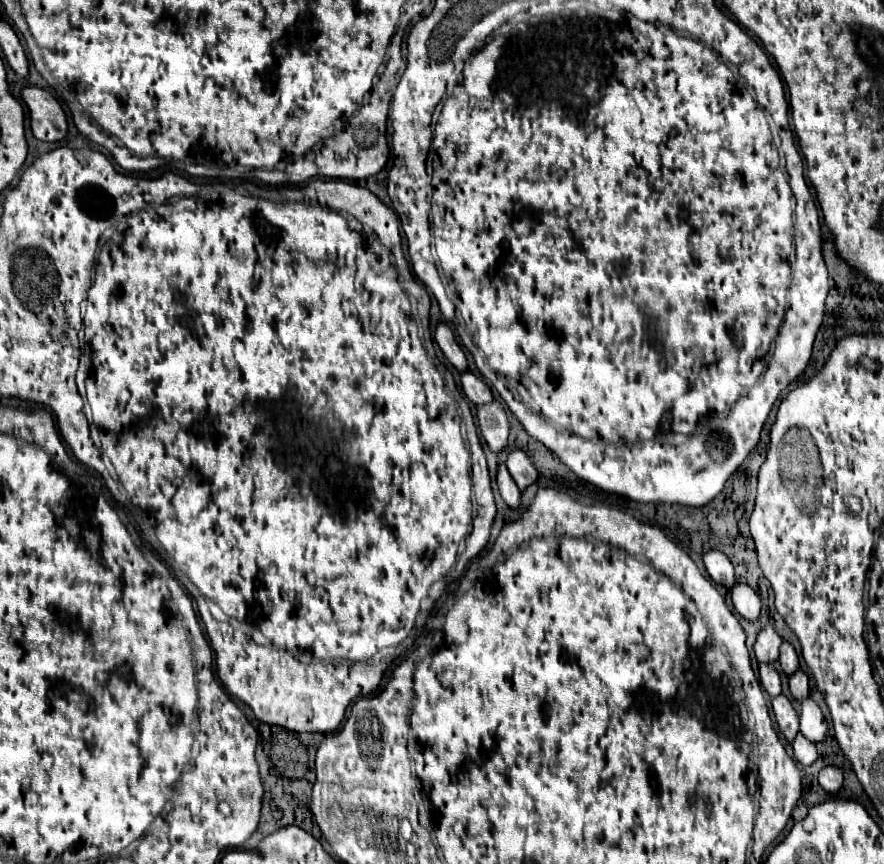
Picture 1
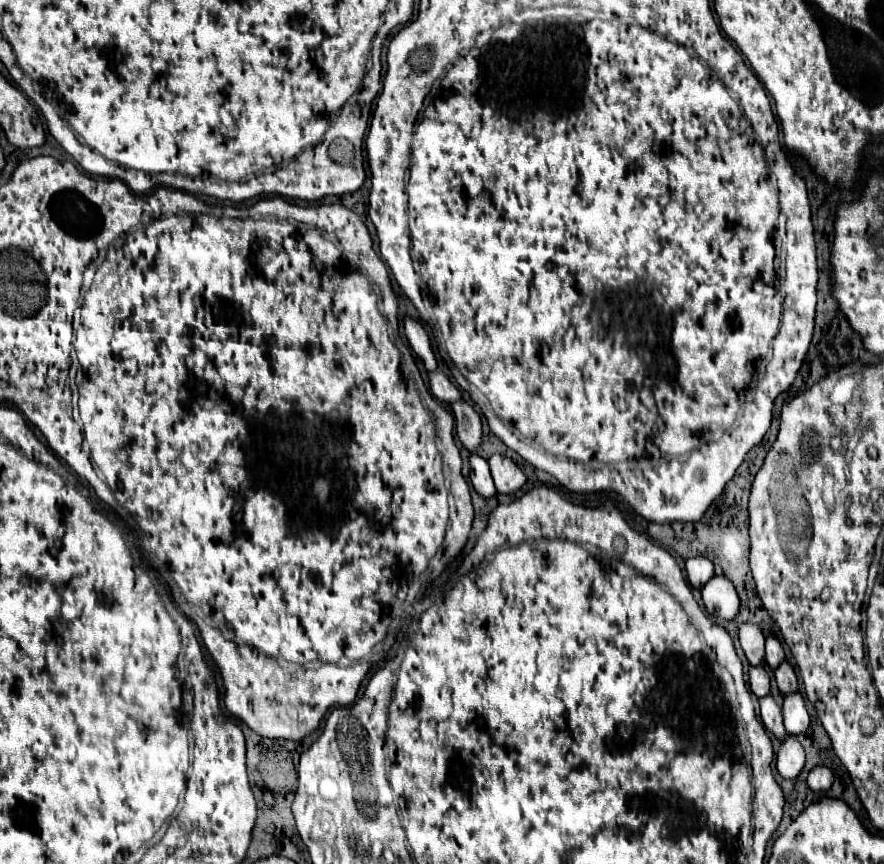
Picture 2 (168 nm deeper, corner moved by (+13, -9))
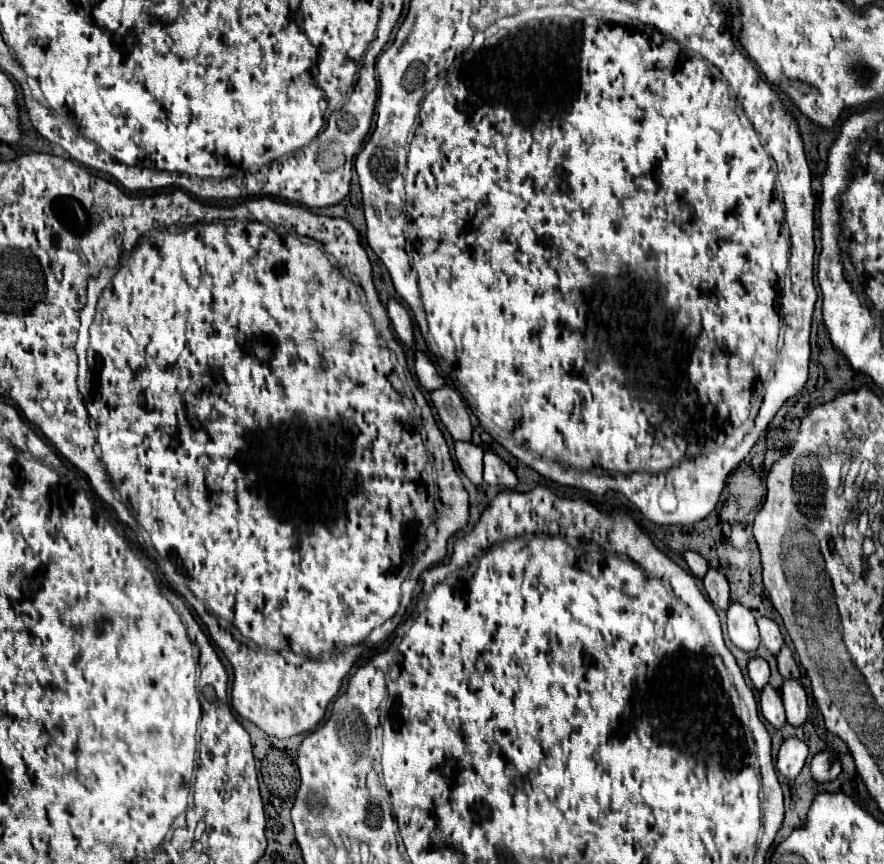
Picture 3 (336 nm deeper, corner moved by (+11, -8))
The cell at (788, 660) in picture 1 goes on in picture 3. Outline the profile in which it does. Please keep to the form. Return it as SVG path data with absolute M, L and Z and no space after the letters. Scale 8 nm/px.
M757 619L757 625L759 625L759 633L761 633L761 643L773 653L777 655L783 647L783 635L779 631L779 625L773 621L773 619Z

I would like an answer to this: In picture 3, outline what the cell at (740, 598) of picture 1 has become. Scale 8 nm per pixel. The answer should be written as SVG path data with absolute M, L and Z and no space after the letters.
M709 569L705 579L703 579L703 585L705 585L705 591L709 595L709 601L715 607L727 611L727 607L731 603L731 589L729 589L727 577L717 569Z

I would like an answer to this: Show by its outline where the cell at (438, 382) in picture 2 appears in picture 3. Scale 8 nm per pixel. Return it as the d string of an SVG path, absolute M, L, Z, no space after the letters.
M421 351L415 353L415 373L417 373L419 383L421 383L427 391L435 391L435 389L445 387L445 379L437 373L435 365L433 365L433 363L427 359L427 355L421 353Z

